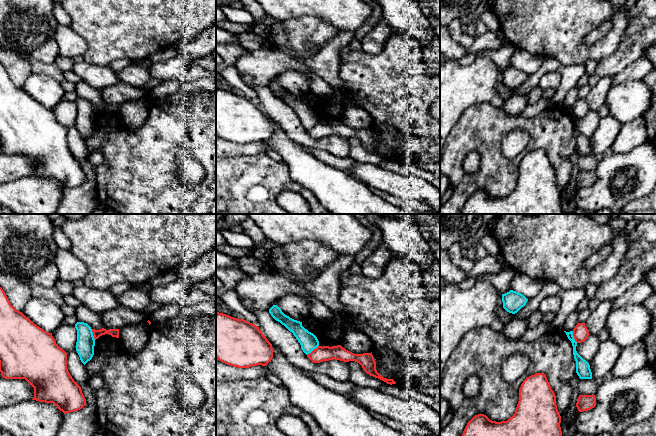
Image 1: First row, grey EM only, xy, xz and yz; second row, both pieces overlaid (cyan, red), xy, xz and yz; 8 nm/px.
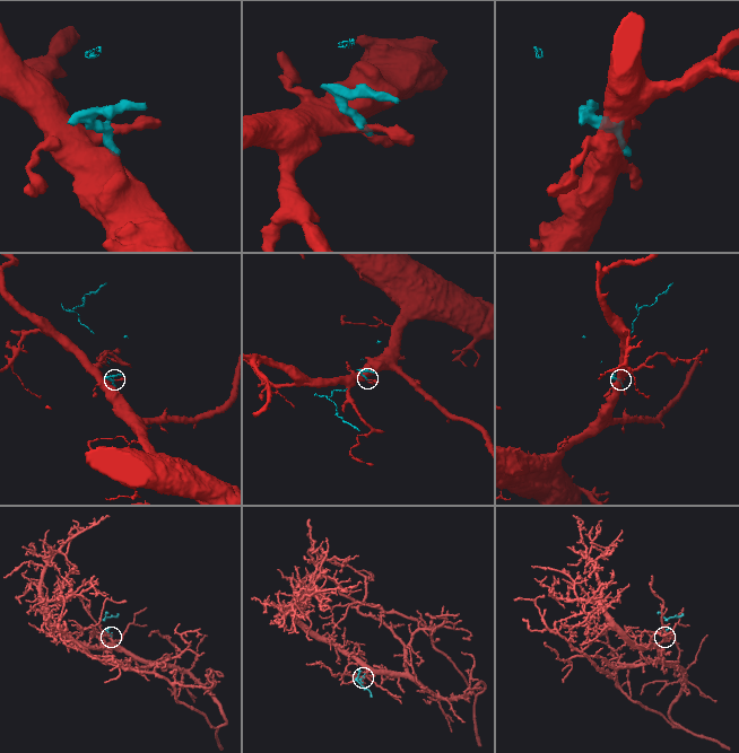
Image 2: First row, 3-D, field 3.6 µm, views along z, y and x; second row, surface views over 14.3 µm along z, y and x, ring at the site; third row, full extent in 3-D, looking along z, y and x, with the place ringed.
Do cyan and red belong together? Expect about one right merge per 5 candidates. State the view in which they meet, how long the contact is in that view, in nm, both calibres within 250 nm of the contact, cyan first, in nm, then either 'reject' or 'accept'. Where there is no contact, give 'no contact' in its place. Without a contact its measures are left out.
meets cyan in xz; contact 130 nm long; 140 nm thick on the cyan side, 120 nm on the other; reject

